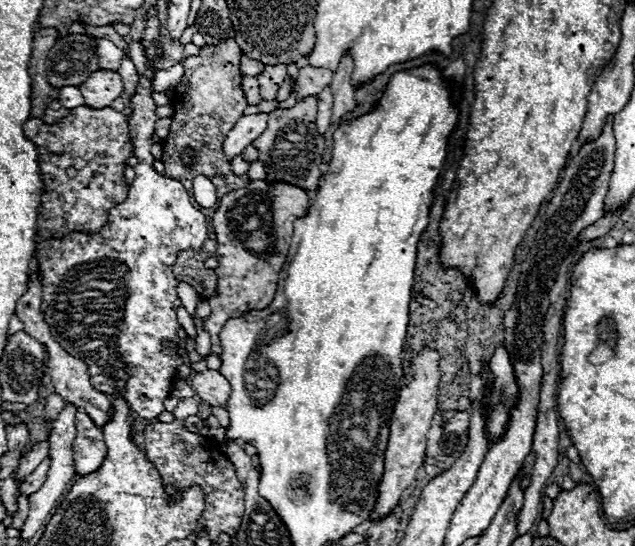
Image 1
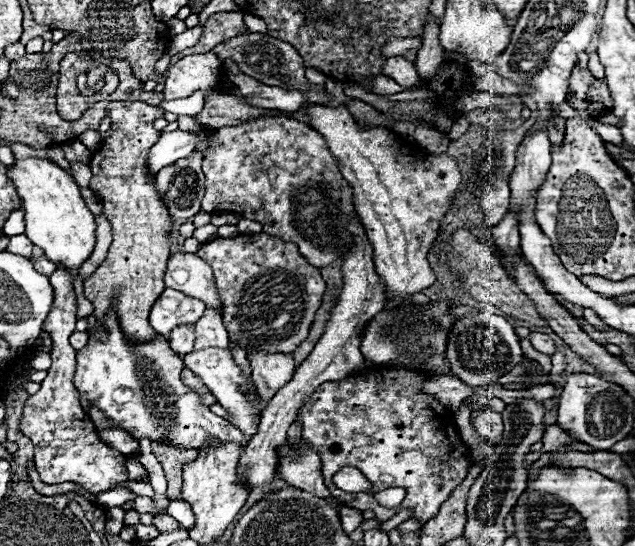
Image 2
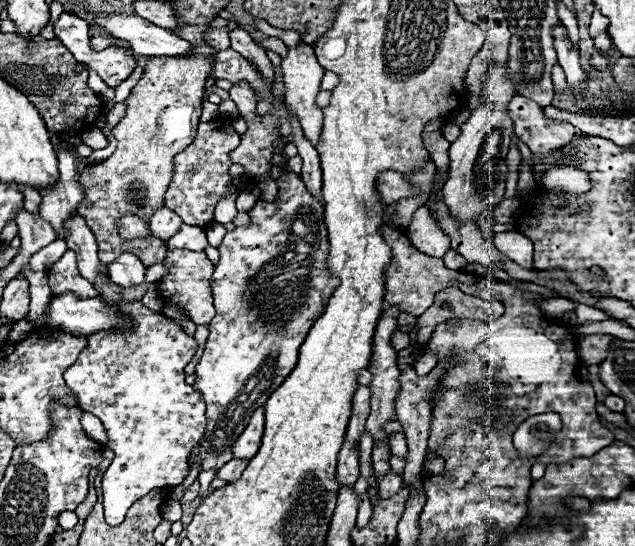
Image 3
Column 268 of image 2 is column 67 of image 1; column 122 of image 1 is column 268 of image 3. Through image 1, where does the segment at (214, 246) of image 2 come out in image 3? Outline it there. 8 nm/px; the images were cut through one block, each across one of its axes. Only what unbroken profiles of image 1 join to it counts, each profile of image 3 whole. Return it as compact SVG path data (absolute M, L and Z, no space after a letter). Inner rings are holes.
M282 172L276 182L276 200L258 200L254 208L248 210L250 224L226 232L218 248L220 262L216 264L210 284L216 316L208 324L210 336L200 364L196 366L198 380L194 384L194 388L198 388L204 396L208 418L204 434L206 440L202 438L200 446L192 450L192 456L202 460L202 470L222 468L232 458L232 444L236 442L238 434L242 434L242 430L248 426L254 410L264 406L270 394L296 368L298 352L304 344L304 338L308 336L312 324L324 314L328 298L334 292L334 286L338 286L338 278L332 278L326 268L328 240L324 224L324 204L304 188L304 182L296 172Z

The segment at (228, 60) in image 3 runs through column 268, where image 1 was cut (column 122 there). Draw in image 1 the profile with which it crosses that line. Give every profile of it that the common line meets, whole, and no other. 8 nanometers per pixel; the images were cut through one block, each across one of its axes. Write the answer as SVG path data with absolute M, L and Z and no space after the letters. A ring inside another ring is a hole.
M96 70L94 74L90 74L90 78L80 86L82 96L86 98L86 106L90 108L106 108L112 104L112 100L116 96L120 96L124 92L120 74L116 72L104 72L104 70Z

